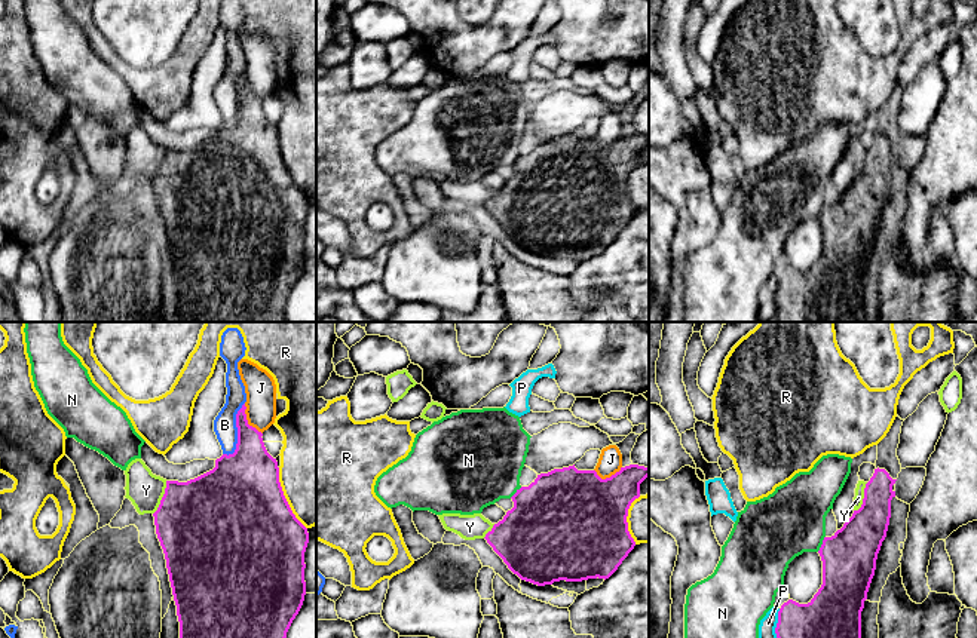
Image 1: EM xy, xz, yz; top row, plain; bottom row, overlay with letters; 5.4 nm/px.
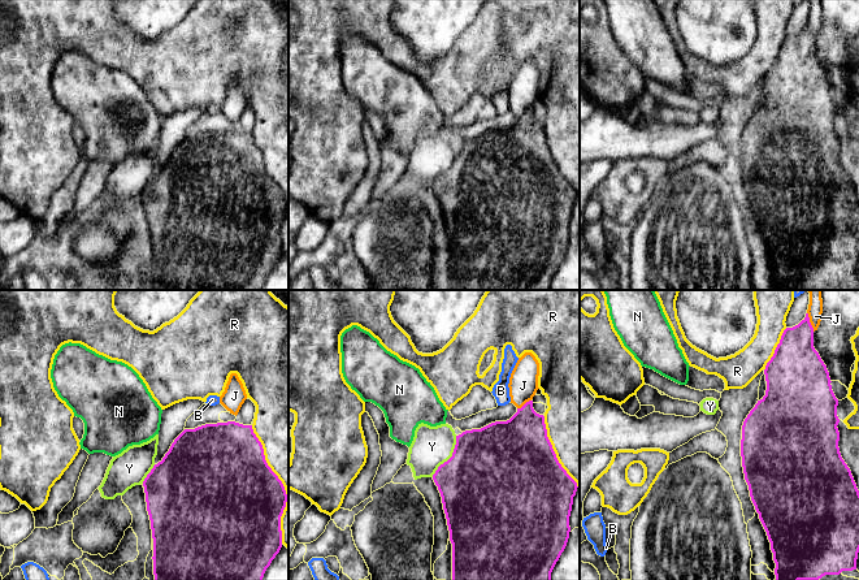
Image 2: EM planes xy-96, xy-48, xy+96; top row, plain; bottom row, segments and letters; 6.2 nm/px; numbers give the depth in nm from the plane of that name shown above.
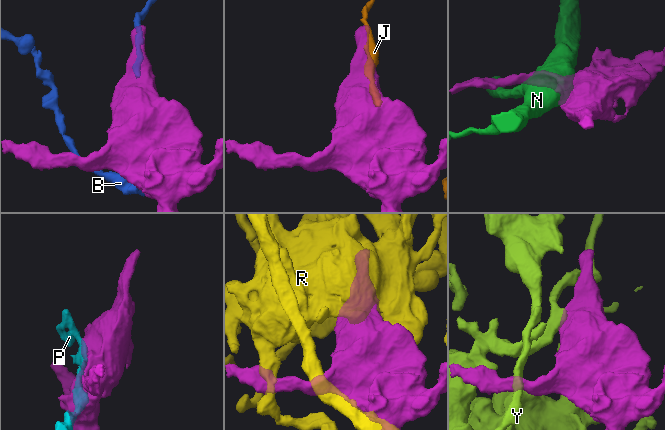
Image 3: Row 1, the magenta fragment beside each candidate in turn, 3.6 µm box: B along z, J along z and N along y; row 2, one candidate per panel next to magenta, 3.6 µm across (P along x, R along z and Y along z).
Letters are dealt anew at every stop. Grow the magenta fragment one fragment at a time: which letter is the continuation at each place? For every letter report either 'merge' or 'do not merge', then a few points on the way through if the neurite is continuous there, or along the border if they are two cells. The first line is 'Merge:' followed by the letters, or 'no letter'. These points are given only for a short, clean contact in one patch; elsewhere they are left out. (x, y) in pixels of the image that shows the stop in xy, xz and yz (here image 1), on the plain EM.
Merge: no letter
B: do not merge
J: do not merge
N: do not merge
P: do not merge
R: do not merge
Y: do not merge

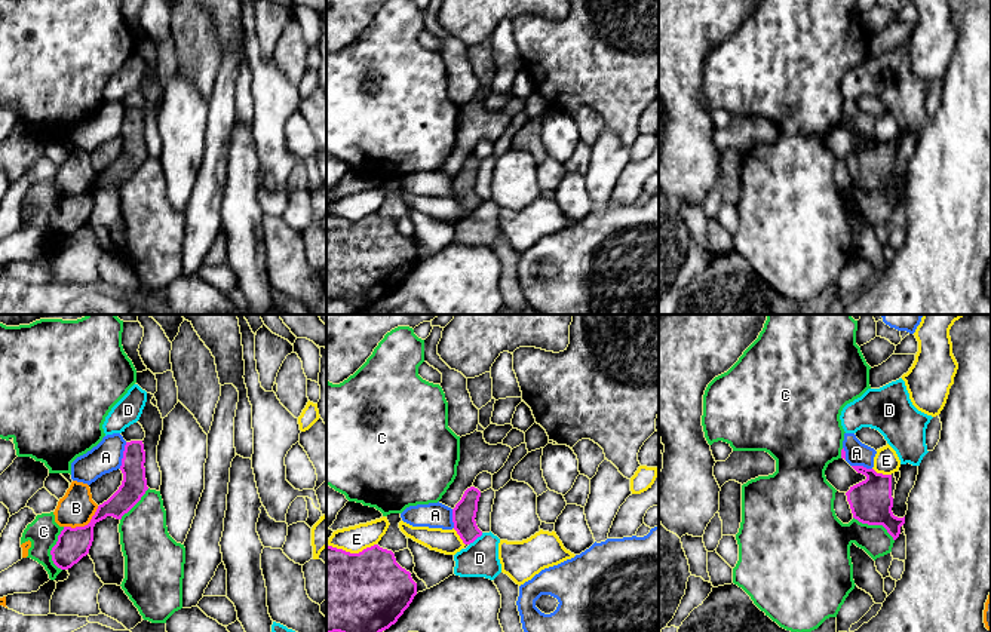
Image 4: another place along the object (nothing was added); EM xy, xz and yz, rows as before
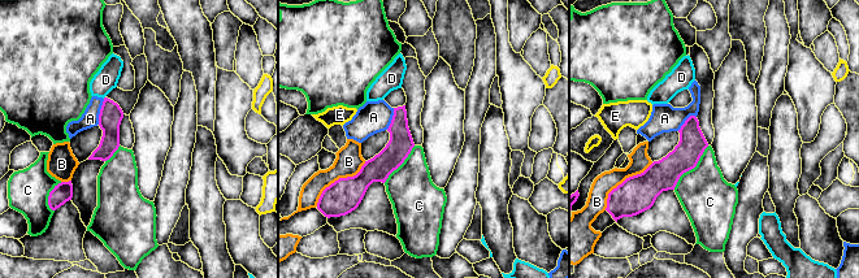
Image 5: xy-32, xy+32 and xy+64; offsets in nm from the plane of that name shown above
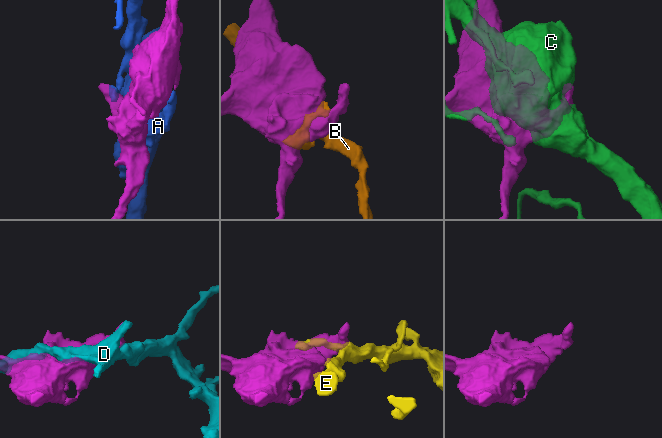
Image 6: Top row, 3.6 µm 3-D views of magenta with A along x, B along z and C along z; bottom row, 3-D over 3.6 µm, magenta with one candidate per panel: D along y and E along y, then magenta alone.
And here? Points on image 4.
Merge: no letter
A: do not merge
B: do not merge
C: do not merge
D: do not merge
E: do not merge

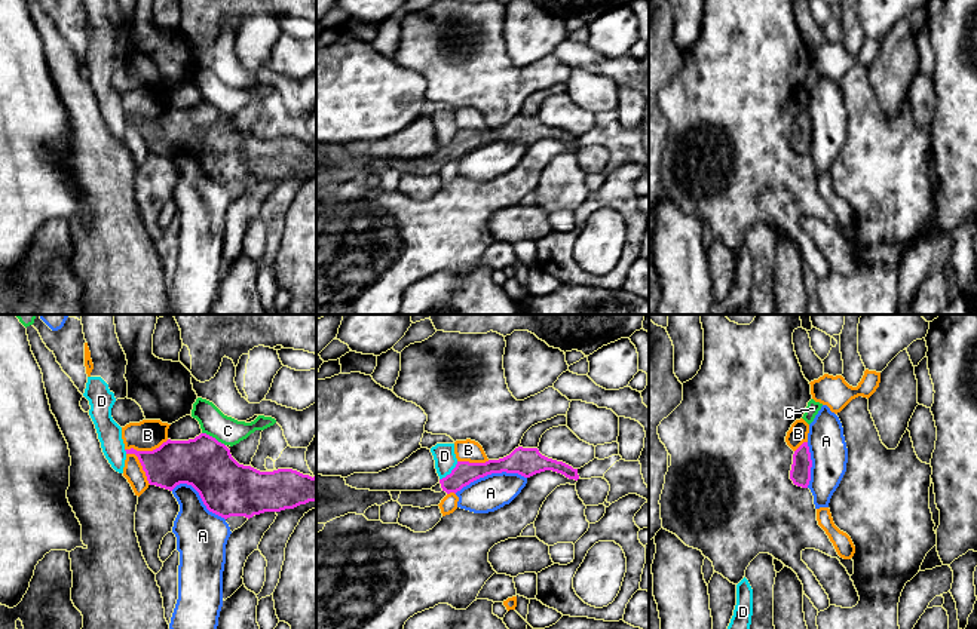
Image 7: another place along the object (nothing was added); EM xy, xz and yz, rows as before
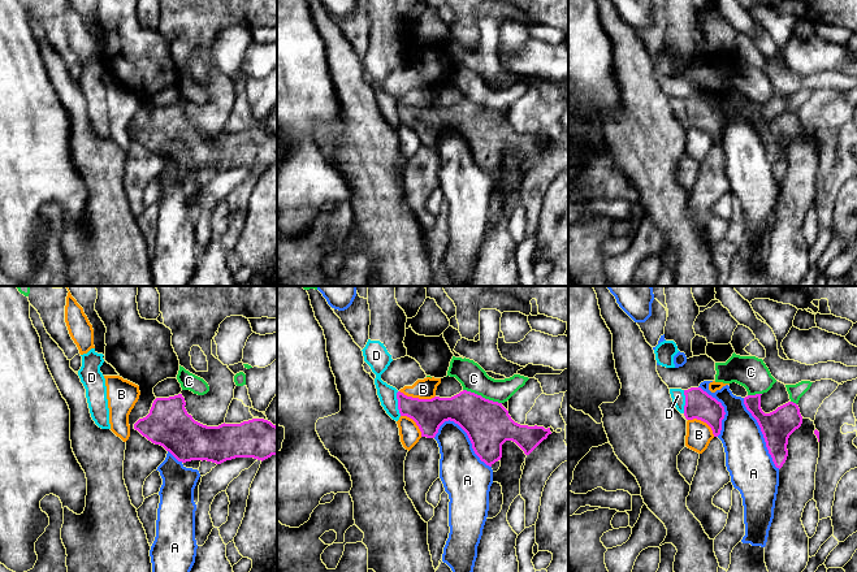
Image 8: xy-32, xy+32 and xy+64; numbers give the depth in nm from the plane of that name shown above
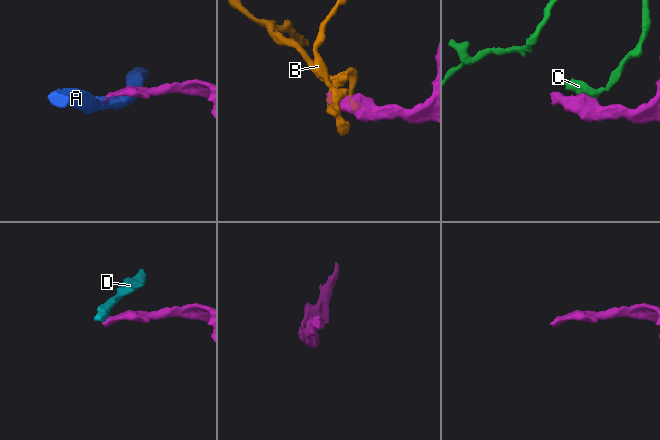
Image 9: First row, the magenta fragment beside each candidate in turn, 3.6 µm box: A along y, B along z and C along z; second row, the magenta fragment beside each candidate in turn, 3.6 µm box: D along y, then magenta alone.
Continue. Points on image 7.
Merge: no letter
A: do not merge
B: do not merge | along xy (168, 107), (152, 117), (125, 117)
C: do not merge
D: do not merge | along xz (458, 129), (440, 147)

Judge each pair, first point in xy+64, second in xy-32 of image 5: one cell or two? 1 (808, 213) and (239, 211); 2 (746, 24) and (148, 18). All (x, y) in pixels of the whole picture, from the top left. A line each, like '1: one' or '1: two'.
1: one
2: two

